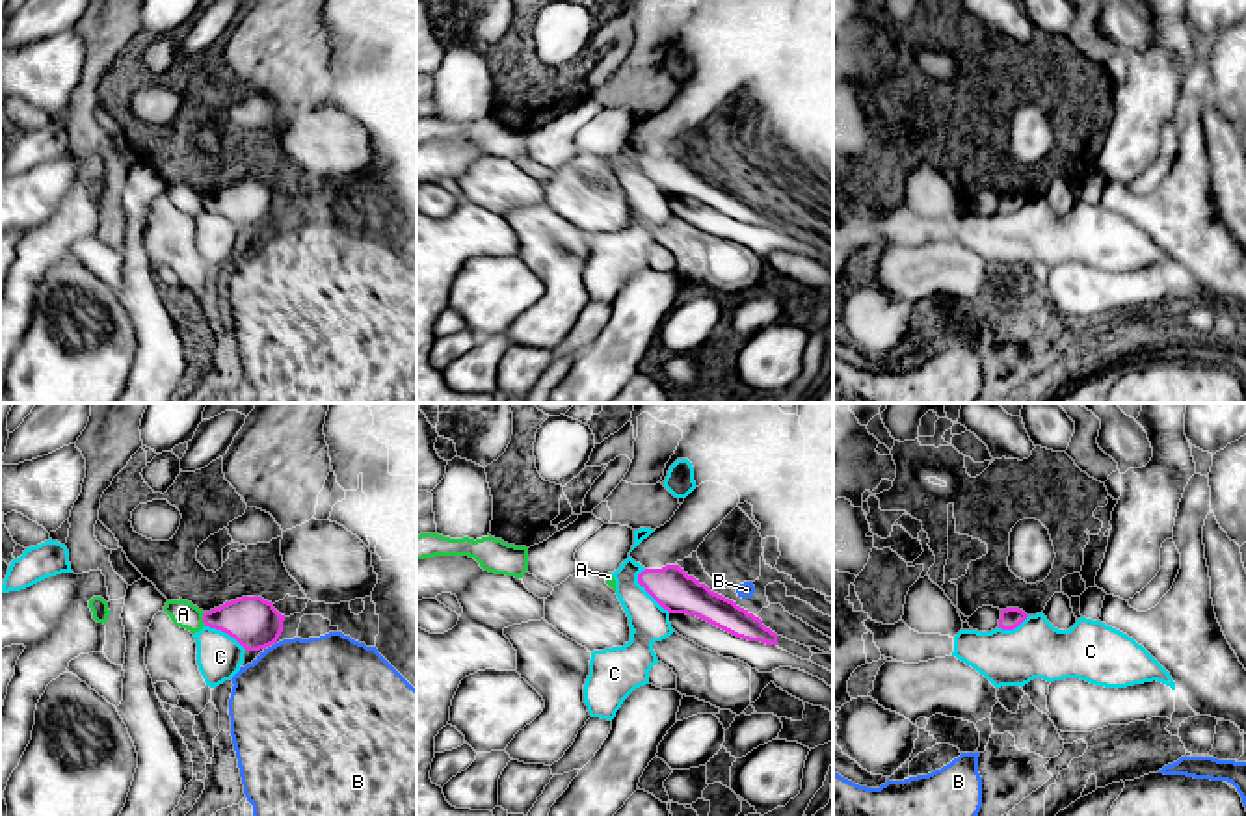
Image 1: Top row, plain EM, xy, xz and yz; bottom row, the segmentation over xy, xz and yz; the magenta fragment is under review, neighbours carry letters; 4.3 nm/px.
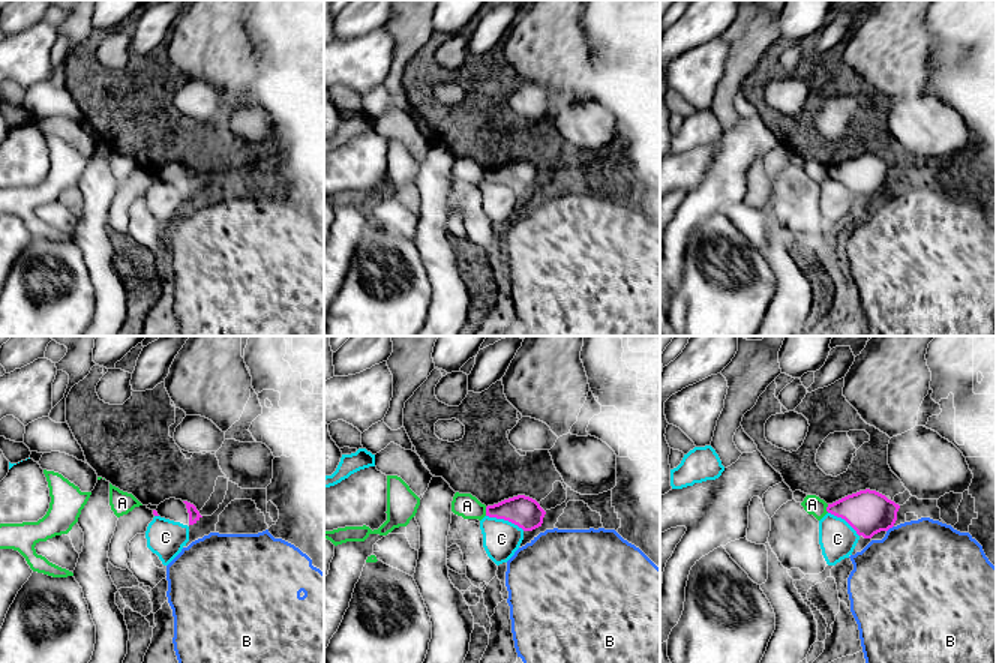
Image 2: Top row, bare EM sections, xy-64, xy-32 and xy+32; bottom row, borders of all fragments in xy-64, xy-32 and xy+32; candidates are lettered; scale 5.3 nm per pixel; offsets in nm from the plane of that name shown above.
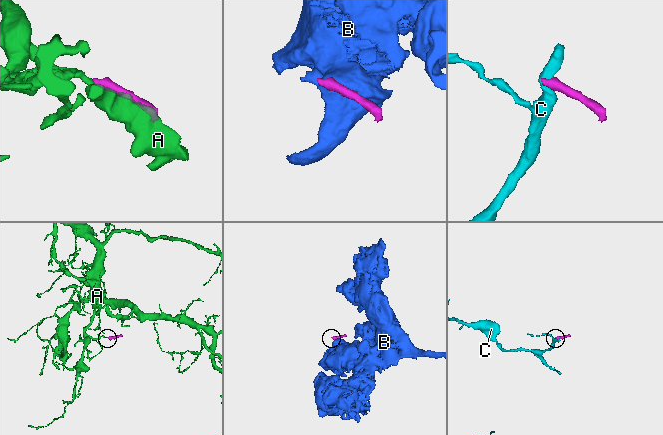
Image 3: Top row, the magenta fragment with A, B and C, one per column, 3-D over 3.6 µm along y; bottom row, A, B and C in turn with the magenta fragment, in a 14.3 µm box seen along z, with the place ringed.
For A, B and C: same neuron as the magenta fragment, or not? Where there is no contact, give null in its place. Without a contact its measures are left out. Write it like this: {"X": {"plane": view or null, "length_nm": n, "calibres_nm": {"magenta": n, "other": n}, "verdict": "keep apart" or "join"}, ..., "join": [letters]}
{"A": {"plane": "xy", "length_nm": 60, "calibres_nm": {"magenta": 220, "other": 110}, "verdict": "keep apart"}, "B": {"plane": null, "verdict": "keep apart"}, "C": {"plane": "xz", "length_nm": 220, "calibres_nm": {"magenta": 180, "other": 170}, "verdict": "keep apart"}, "join": []}

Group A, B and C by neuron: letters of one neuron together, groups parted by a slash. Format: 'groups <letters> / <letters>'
groups A / B / C

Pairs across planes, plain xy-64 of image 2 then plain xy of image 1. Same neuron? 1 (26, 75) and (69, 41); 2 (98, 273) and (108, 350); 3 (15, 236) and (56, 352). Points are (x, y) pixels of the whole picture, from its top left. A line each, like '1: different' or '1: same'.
1: same
2: different
3: different

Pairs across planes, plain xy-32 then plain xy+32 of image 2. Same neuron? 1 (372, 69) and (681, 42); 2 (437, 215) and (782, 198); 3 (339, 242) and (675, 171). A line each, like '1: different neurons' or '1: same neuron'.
1: different neurons
2: different neurons
3: same neuron

